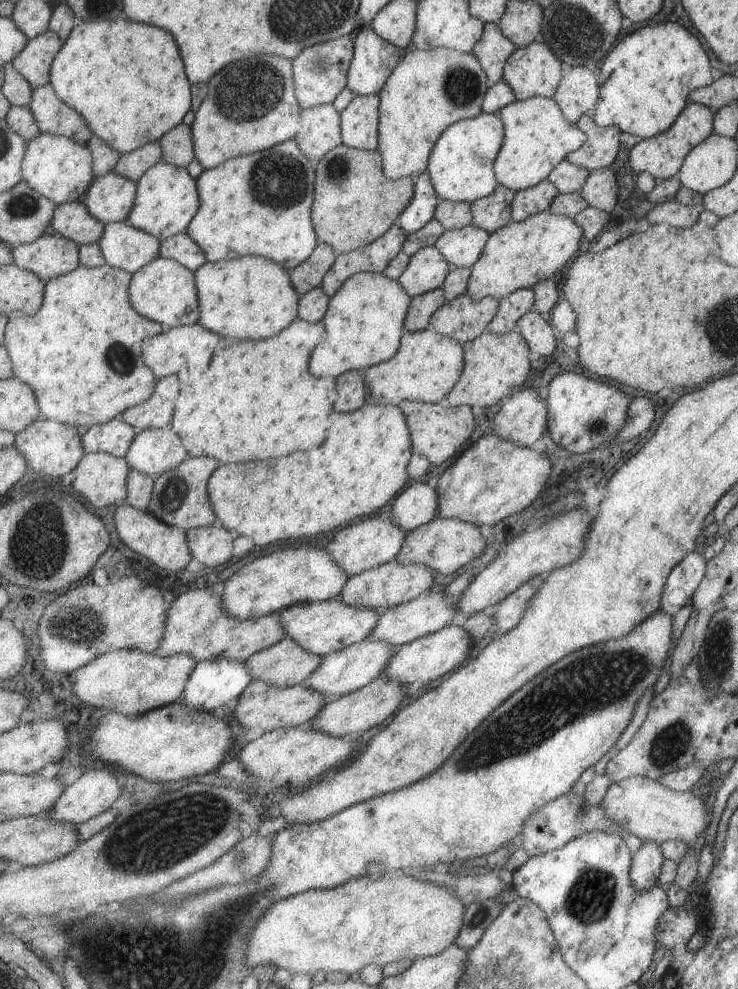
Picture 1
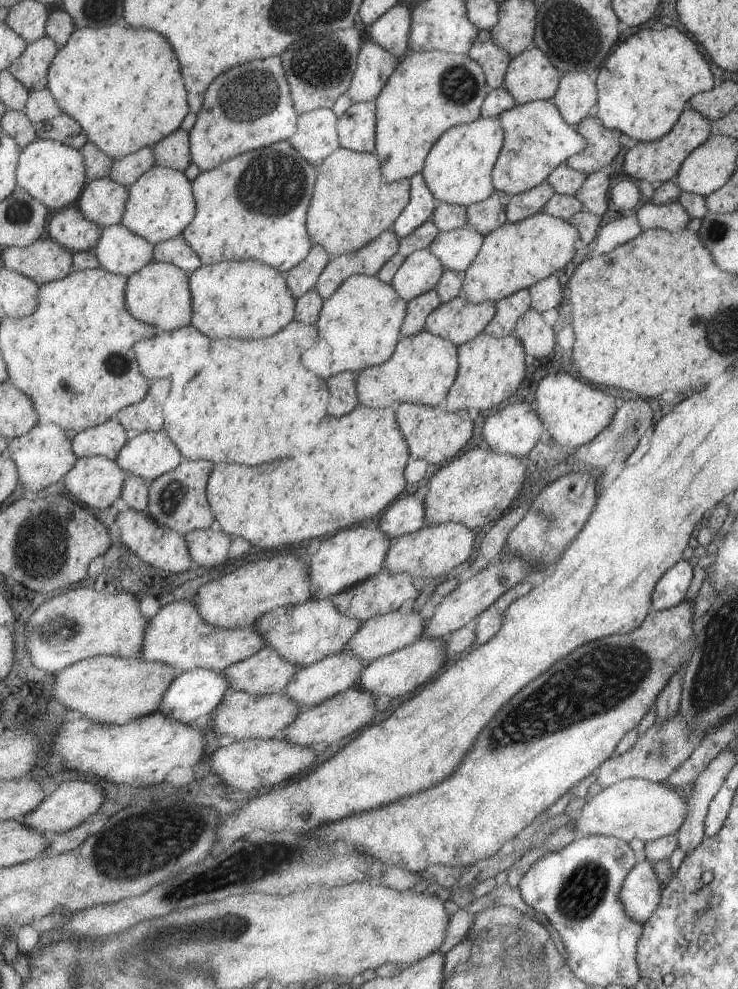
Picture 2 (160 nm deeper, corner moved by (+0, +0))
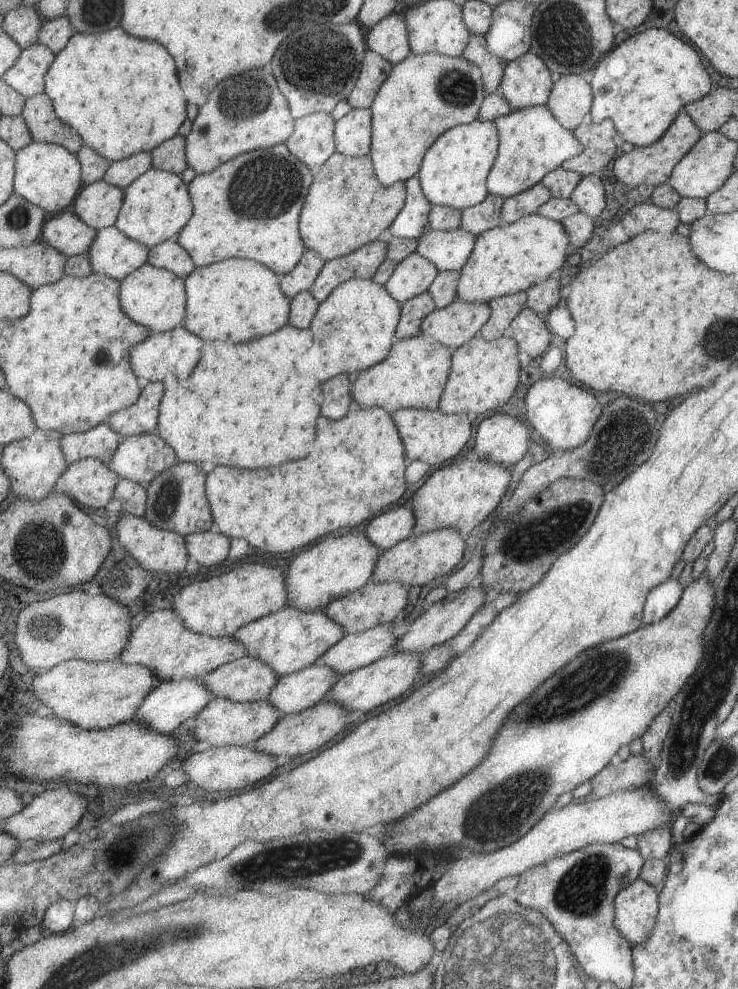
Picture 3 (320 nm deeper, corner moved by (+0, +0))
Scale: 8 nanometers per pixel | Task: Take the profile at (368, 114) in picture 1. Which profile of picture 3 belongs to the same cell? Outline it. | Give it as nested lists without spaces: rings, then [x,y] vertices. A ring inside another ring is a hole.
[[[350,108],[334,121],[335,151],[348,157],[370,154],[371,111]]]

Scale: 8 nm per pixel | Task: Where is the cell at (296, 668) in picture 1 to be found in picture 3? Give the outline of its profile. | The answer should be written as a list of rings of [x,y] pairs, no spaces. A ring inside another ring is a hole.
[[[243,655],[217,666],[197,682],[204,683],[211,696],[242,703],[263,700],[277,679],[264,662]]]

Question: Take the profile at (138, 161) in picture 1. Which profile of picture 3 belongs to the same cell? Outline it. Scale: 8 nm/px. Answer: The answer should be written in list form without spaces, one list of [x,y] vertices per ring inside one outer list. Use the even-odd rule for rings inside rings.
[[[140,153],[128,156],[120,161],[113,161],[105,169],[102,180],[107,184],[124,189],[143,172],[152,168],[150,153]]]

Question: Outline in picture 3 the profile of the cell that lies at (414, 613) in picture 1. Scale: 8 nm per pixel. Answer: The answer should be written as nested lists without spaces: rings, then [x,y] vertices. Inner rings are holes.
[[[385,623],[366,631],[343,635],[314,662],[328,666],[337,675],[363,668],[392,652],[394,642],[392,623]]]

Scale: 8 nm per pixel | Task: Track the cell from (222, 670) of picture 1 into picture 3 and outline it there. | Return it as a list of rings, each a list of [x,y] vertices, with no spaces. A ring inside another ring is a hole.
[[[197,680],[161,681],[143,697],[130,720],[141,723],[159,734],[169,735],[173,729],[179,728],[184,720],[193,718],[206,705],[209,698],[212,698],[210,692],[205,688],[204,683]]]

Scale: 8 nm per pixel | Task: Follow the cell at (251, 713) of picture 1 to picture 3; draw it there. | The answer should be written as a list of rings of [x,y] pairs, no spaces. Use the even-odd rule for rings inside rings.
[[[212,696],[193,717],[193,726],[189,730],[191,730],[196,742],[205,740],[213,747],[225,745],[243,747],[255,742],[257,738],[271,730],[280,716],[280,712],[265,700],[234,703],[227,699]]]

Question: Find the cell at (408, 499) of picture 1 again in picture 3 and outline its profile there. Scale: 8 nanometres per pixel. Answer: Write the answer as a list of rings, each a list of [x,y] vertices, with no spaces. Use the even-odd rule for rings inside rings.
[[[403,506],[392,507],[369,520],[364,537],[379,550],[387,550],[412,534],[413,513]]]

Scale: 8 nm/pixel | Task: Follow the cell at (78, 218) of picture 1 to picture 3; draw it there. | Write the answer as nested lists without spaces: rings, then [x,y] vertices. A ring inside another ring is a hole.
[[[61,212],[44,220],[41,238],[63,256],[86,255],[96,237],[96,230],[87,226],[74,212]]]

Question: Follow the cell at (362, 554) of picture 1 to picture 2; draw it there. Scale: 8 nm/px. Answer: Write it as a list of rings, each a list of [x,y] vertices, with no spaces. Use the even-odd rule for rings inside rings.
[[[379,527],[342,529],[333,533],[330,538],[323,540],[317,548],[317,552],[307,561],[307,574],[309,574],[309,586],[311,597],[322,600],[330,598],[367,578],[374,576],[384,565],[385,556],[393,540],[385,536]]]

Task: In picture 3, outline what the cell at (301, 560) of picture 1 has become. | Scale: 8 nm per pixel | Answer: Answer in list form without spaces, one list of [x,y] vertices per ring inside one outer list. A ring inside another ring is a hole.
[[[243,564],[219,576],[184,586],[173,596],[170,609],[182,624],[200,635],[231,637],[240,626],[277,612],[286,606],[284,572],[279,567]]]

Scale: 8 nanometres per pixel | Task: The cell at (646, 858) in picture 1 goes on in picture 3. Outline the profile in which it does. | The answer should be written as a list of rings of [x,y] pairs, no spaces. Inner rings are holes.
[[[637,876],[614,899],[615,930],[632,946],[641,944],[653,930],[658,914],[659,892]]]

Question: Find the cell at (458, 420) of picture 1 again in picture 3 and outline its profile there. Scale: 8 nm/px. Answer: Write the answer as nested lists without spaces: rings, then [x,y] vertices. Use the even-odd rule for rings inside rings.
[[[404,408],[397,409],[390,415],[409,462],[423,461],[429,466],[452,462],[461,453],[464,454],[465,444],[473,435],[470,422],[465,417],[466,413],[443,414],[439,409],[428,411],[427,409]]]

